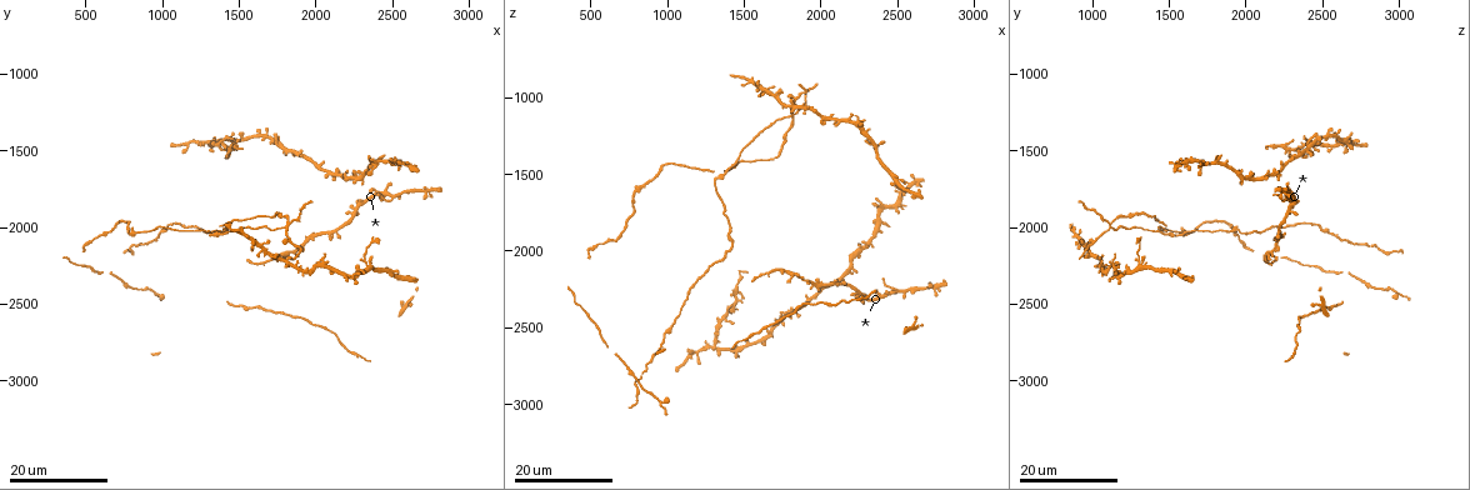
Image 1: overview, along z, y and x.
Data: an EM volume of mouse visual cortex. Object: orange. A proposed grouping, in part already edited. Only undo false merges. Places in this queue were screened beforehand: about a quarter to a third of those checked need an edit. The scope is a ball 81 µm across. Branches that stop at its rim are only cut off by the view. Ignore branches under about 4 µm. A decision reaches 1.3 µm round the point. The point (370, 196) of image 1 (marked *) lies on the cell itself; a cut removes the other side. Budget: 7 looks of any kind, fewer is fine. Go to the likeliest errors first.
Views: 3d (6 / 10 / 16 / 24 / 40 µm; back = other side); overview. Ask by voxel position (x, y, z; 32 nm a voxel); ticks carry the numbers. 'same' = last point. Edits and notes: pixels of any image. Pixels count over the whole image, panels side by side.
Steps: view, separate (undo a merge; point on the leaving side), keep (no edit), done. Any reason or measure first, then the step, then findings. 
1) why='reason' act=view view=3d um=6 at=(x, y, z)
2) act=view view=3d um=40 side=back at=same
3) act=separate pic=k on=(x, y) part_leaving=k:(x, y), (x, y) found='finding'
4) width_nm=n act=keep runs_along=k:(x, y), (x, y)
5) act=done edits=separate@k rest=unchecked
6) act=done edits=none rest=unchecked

why='four arms meet' act=view view=3d um=24 at=(1800, 2000, 1100)

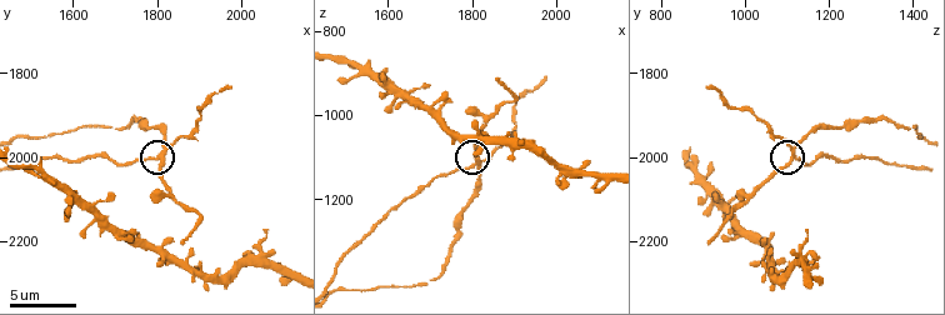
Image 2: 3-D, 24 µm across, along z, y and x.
act=view view=3d um=10 at=(1815, 2000, 1110)

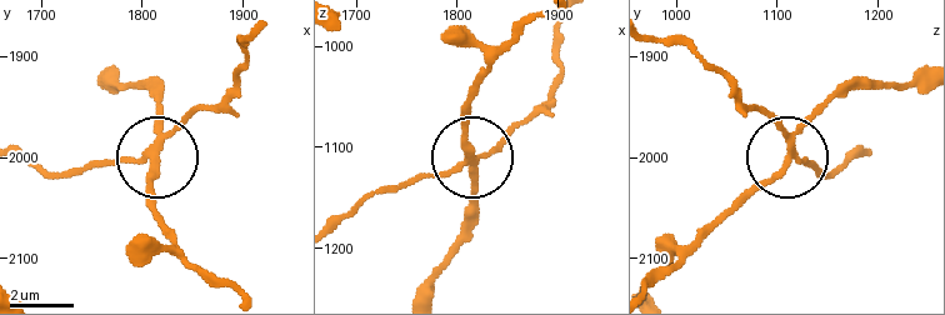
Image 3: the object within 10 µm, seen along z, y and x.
side_arm_um=24 arms=4 act=separate pic=3 on=(110, 161) found='a second cell is stuck on'

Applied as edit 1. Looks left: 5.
why='side arm on a straight run' act=view view=3d um=6 at=(1830, 2090, 1015)

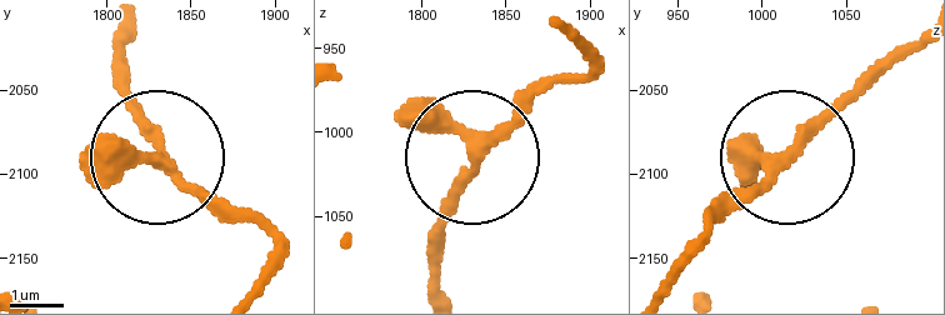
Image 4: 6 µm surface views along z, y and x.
arms=3 act=keep found='all the same cell'

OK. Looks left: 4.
why='looks like a crossing' act=view view=3d um=16 at=(1820, 2180, 2160)

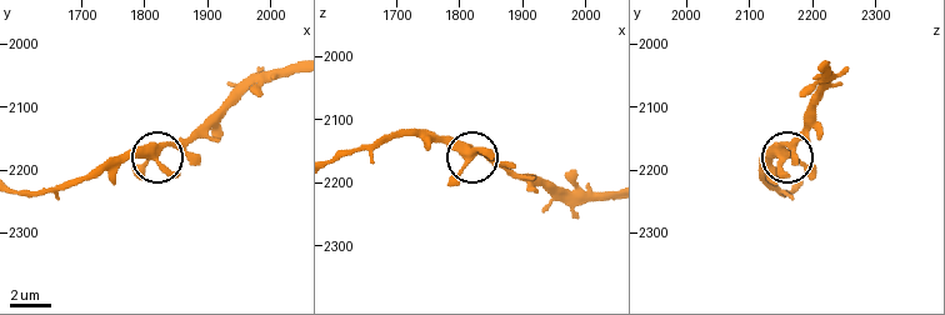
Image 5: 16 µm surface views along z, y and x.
why='zoom in' act=view view=3d um=6 at=(1805, 2175, 2155)

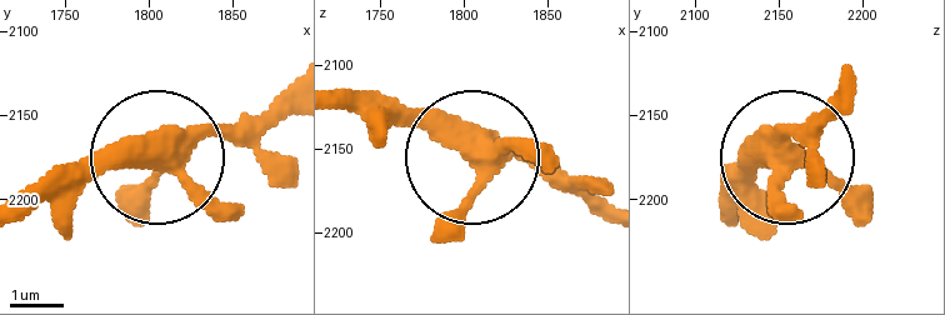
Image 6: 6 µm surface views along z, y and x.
arms=4 act=keep found='continuous, no second cell'

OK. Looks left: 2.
act=done edits=separate@3 rest=unchecked

